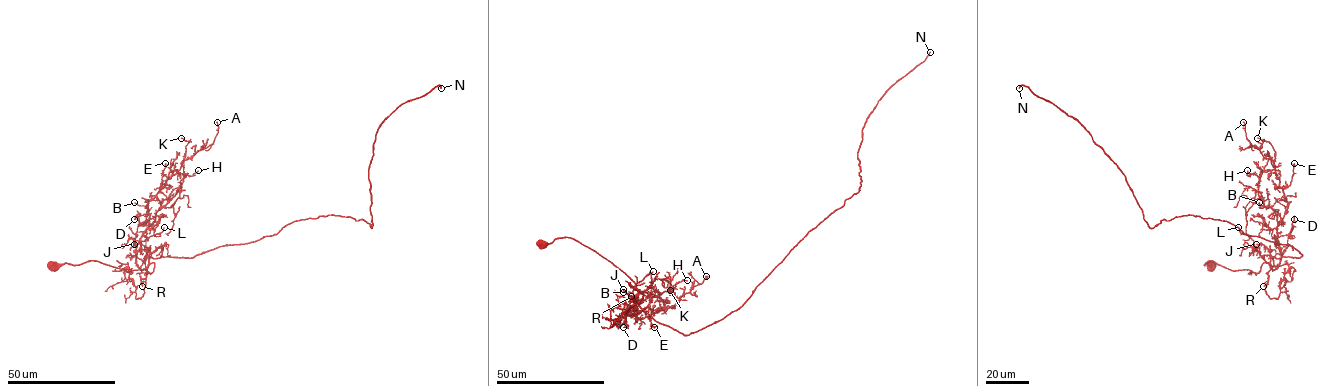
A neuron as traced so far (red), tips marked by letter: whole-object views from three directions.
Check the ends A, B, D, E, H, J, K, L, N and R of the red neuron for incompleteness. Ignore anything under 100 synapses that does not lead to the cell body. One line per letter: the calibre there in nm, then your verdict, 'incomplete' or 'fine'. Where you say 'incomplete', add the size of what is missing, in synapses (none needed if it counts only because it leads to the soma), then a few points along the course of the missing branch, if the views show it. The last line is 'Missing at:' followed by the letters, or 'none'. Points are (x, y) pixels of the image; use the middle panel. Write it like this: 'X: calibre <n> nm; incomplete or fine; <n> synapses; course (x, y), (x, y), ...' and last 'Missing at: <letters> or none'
A: calibre 140 nm; fine
B: calibre 160 nm; fine
D: calibre 120 nm; fine
E: calibre 150 nm; fine
H: calibre 150 nm; fine
J: calibre 110 nm; fine
K: calibre 120 nm; fine
L: calibre 110 nm; fine
N: calibre 220 nm; incomplete; 140 synapses; course (930, 52), (910, 53), (903, 28)
R: calibre 120 nm; fine
Missing at: N

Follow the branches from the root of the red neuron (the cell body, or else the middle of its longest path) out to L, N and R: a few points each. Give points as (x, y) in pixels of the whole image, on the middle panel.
L: (541, 244), (570, 237), (595, 250), (621, 269), (643, 294), (634, 304), (639, 292), (634, 286), (653, 271)
N: (541, 244), (595, 250), (685, 335), (715, 323), (858, 191), (866, 119), (930, 52)
R: (541, 244), (570, 237), (595, 250), (621, 269), (643, 294), (637, 303), (629, 301), (631, 296)

